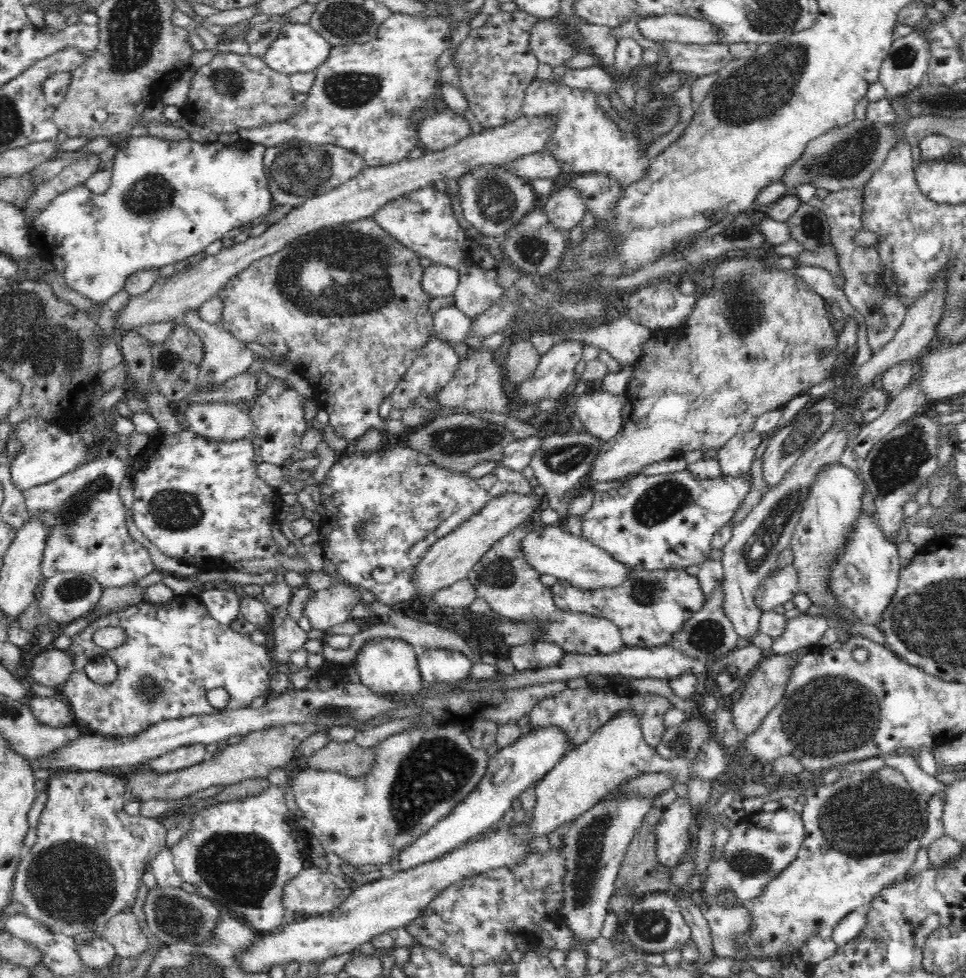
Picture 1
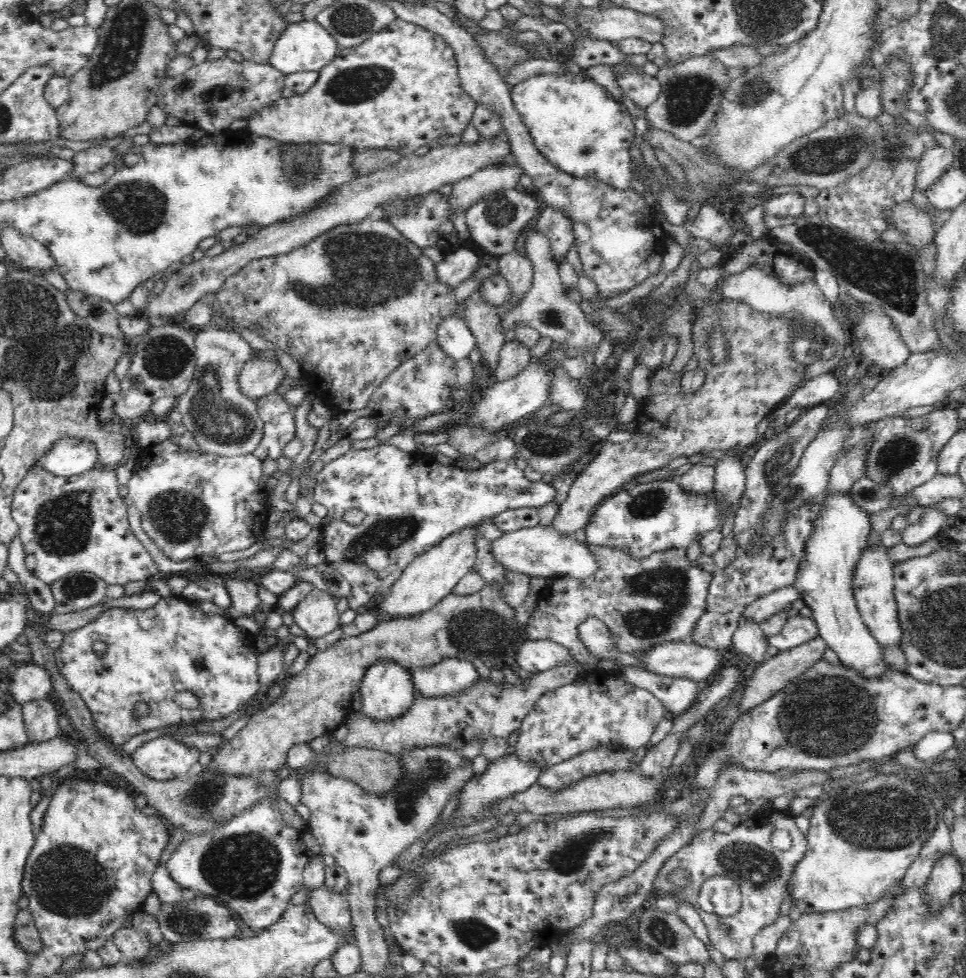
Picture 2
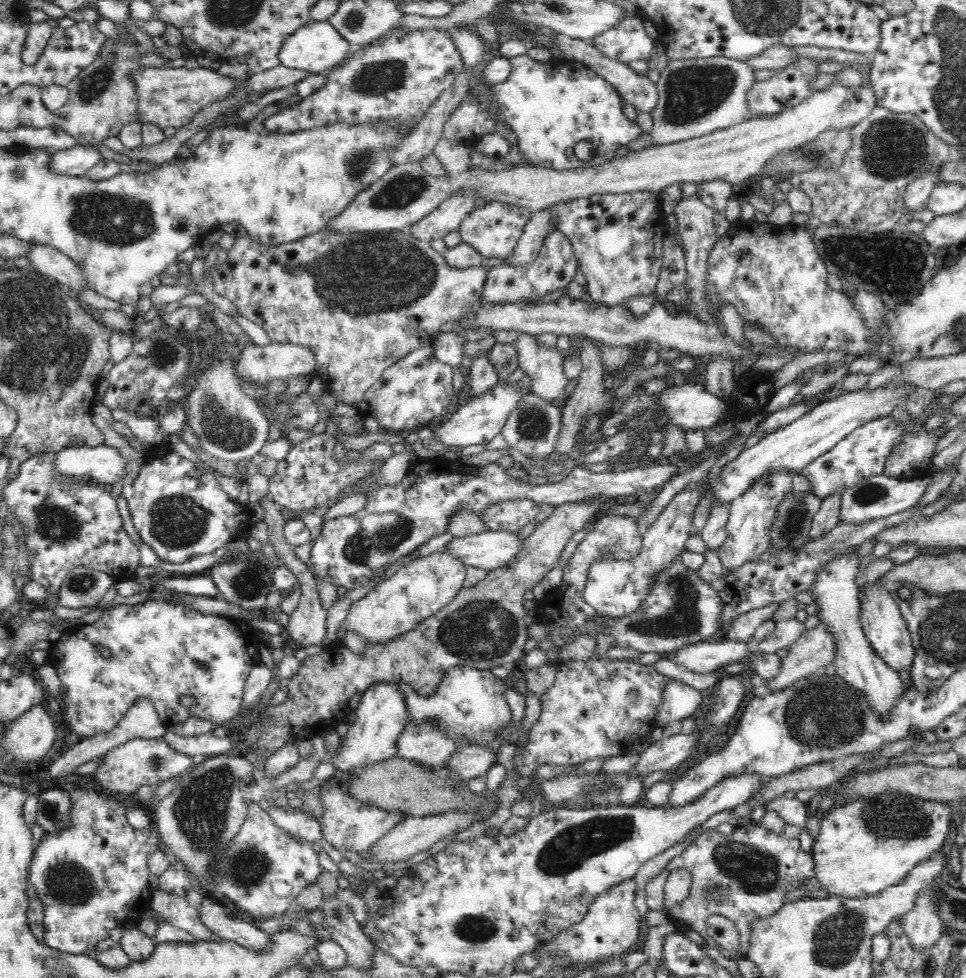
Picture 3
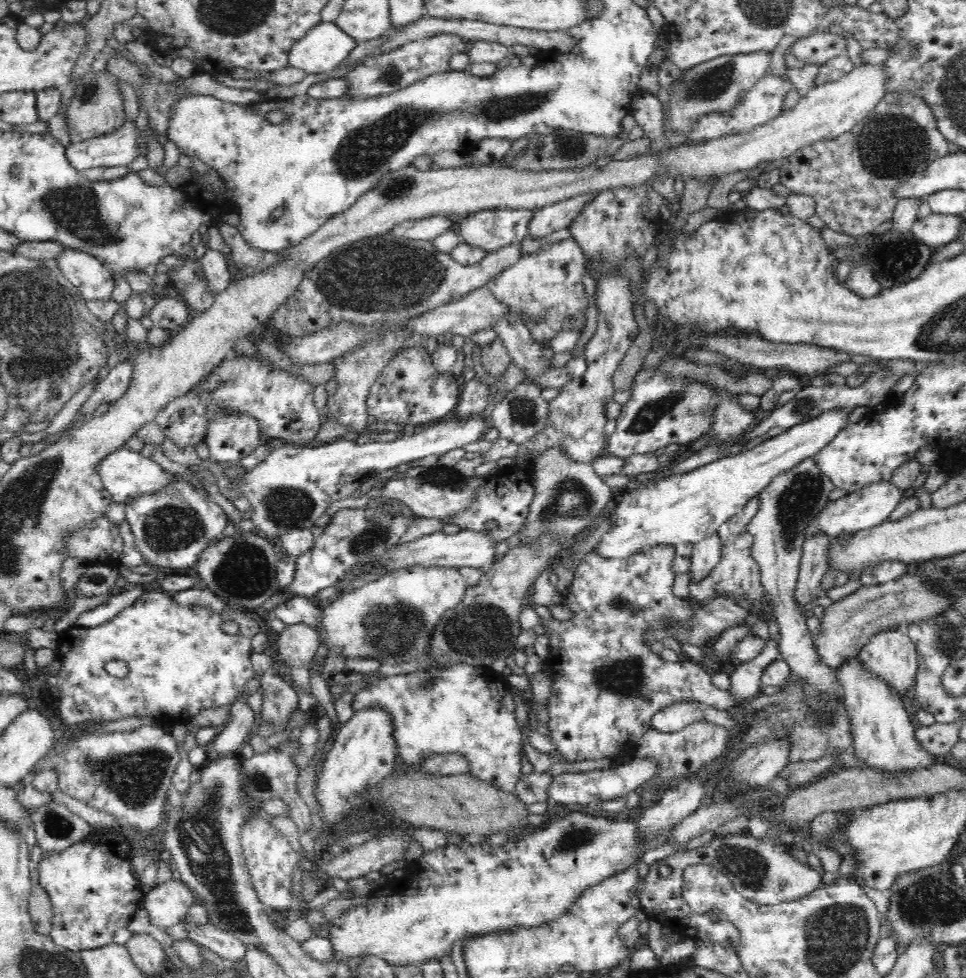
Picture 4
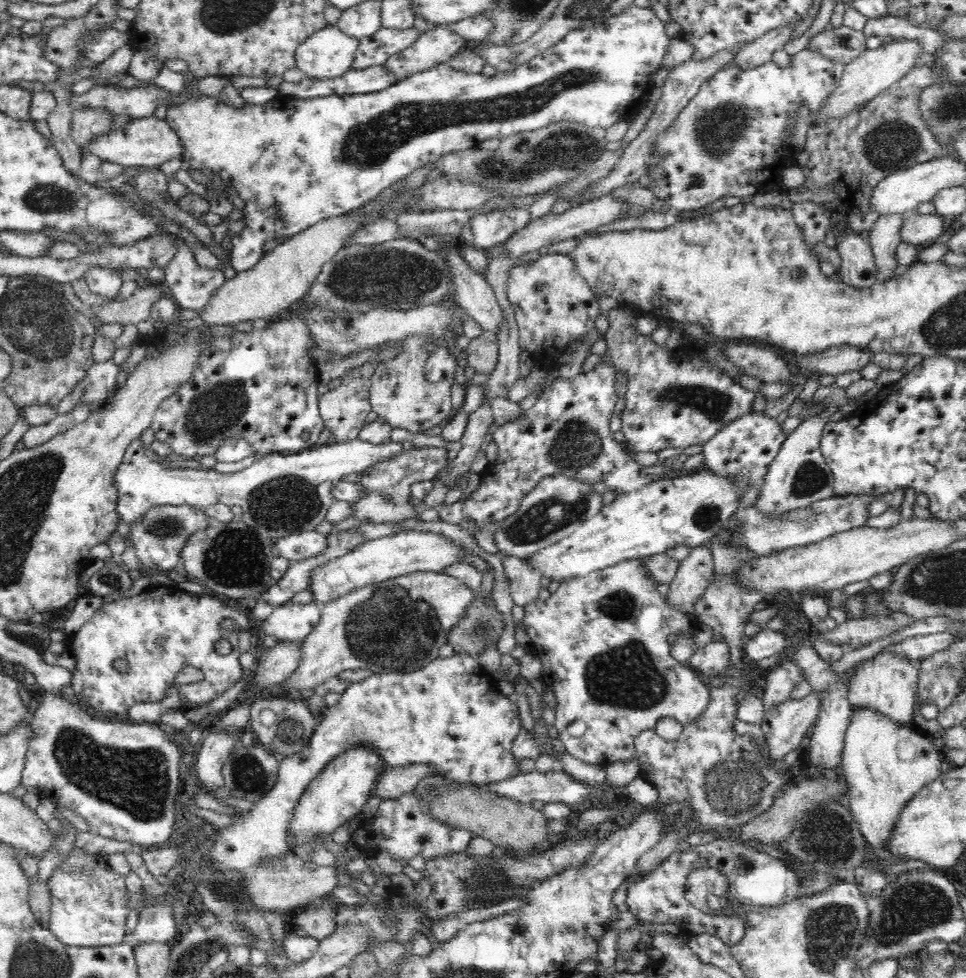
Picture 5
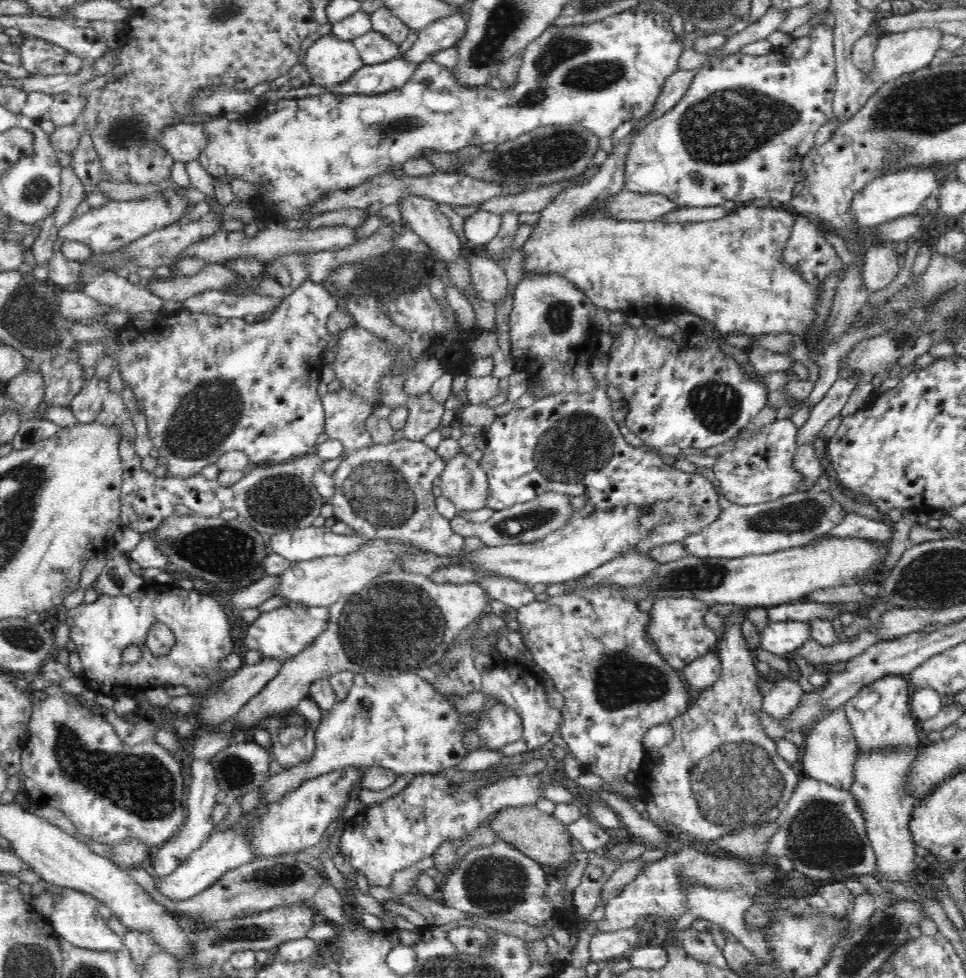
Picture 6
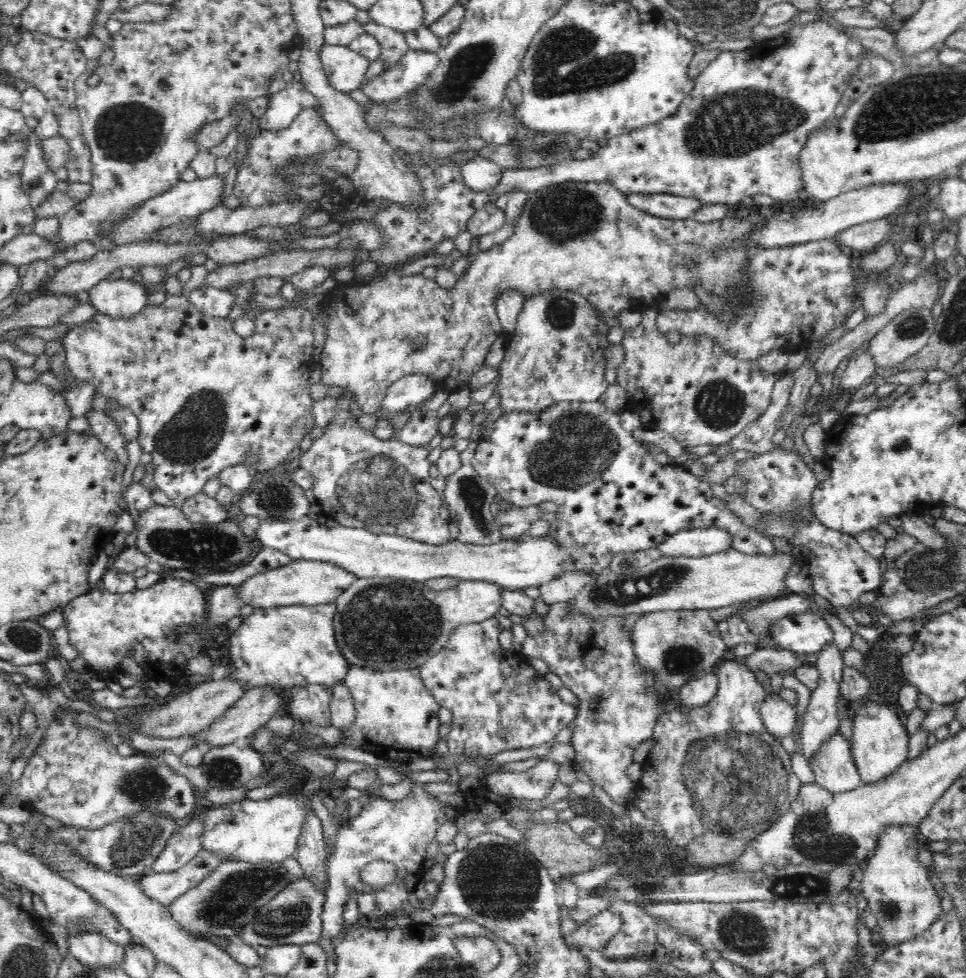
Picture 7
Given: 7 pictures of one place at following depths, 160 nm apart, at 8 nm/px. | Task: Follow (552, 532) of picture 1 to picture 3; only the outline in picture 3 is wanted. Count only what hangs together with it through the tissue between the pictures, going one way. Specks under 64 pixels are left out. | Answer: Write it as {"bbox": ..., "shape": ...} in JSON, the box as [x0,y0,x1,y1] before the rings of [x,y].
{"bbox":[447,530,524,571],"shape":[[[508,530],[488,531],[470,538],[454,538],[447,548],[467,566],[486,571],[508,566],[524,550],[524,540]]]}

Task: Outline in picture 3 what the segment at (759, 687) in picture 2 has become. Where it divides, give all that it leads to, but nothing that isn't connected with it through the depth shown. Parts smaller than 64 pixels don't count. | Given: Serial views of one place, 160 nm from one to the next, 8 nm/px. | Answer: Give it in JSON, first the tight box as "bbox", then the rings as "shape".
{"bbox":[765,623,836,692],"shape":[[[822,623],[813,629],[807,629],[796,642],[793,642],[789,646],[788,654],[780,660],[777,674],[768,681],[765,681],[765,685],[771,692],[783,690],[795,684],[798,680],[814,674],[818,669],[830,664],[830,662],[833,662],[835,650],[836,641],[834,641],[834,637],[826,631],[826,627],[824,627]]]}

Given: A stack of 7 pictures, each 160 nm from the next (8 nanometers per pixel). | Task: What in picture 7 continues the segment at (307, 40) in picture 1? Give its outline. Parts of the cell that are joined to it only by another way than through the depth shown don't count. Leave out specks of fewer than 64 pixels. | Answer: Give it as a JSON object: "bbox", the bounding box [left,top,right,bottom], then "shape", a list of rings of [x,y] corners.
{"bbox":[321,46,371,94],"shape":[[[322,46],[321,60],[330,84],[348,94],[360,89],[366,80],[371,61],[352,51],[349,46]]]}

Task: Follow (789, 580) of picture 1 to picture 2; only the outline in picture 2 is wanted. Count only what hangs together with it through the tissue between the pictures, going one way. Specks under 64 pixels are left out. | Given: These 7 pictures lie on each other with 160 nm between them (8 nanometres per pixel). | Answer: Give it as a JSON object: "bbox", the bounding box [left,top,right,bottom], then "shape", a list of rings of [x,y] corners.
{"bbox":[743,585,800,623],"shape":[[[793,585],[782,586],[782,588],[778,588],[778,590],[774,590],[770,594],[760,596],[752,604],[748,604],[743,613],[750,620],[761,623],[766,618],[783,611],[786,606],[792,604],[794,600],[798,600],[798,598],[800,598],[800,593]]]}

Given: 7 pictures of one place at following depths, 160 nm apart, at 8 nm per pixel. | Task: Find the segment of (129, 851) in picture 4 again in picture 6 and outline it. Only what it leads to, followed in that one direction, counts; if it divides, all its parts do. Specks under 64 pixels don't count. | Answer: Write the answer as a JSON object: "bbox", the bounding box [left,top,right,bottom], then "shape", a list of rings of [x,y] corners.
{"bbox":[48,887,125,951],"shape":[[[67,887],[63,888],[64,890],[55,902],[52,915],[48,919],[58,938],[64,938],[73,946],[96,951],[121,950],[125,946],[122,938],[112,931],[114,921],[103,920],[99,916],[97,909],[102,903],[80,890]]]}

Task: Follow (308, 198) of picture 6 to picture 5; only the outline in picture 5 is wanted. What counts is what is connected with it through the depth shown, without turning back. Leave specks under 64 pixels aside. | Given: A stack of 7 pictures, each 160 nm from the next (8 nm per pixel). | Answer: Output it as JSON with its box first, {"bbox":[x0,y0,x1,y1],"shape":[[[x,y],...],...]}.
{"bbox":[165,4,669,273],"shape":[[[629,4],[622,12],[607,18],[606,22],[586,28],[574,28],[558,44],[550,47],[550,50],[536,56],[531,62],[518,66],[514,71],[497,71],[494,76],[486,76],[482,73],[474,74],[455,70],[450,62],[446,62],[431,70],[418,71],[408,78],[399,80],[384,90],[368,94],[350,94],[344,96],[332,95],[310,99],[300,99],[288,95],[278,94],[266,104],[244,104],[241,107],[232,107],[220,101],[218,96],[205,96],[193,92],[192,87],[184,87],[178,94],[180,100],[167,106],[165,121],[170,125],[170,130],[178,135],[178,141],[182,145],[181,160],[189,162],[191,168],[210,168],[214,174],[219,175],[236,190],[237,195],[244,201],[243,217],[245,226],[238,236],[233,236],[233,250],[229,263],[229,273],[245,271],[253,267],[265,254],[264,245],[272,240],[287,240],[291,236],[314,226],[317,222],[340,216],[350,210],[362,208],[370,201],[378,198],[386,188],[392,184],[410,176],[414,170],[424,167],[425,164],[435,163],[442,156],[459,150],[477,148],[478,144],[489,138],[506,138],[519,132],[546,128],[550,124],[560,121],[572,121],[590,128],[606,129],[612,124],[628,123],[642,109],[648,106],[649,96],[653,91],[654,77],[661,70],[662,59],[666,54],[669,36],[662,20],[649,8],[638,8]]]}

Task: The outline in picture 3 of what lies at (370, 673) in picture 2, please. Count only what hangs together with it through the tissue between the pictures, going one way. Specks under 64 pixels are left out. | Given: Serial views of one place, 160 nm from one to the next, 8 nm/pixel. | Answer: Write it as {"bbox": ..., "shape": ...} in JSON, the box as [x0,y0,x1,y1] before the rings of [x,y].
{"bbox":[333,681,410,780],"shape":[[[381,681],[372,684],[361,694],[359,705],[355,708],[355,721],[341,744],[341,751],[333,760],[333,764],[337,769],[335,780],[338,780],[338,775],[341,775],[341,772],[344,770],[352,770],[352,768],[358,768],[358,766],[366,766],[366,764],[370,764],[370,762],[378,762],[396,756],[396,740],[398,740],[398,736],[400,736],[409,720],[410,716],[406,699],[404,698],[402,691],[400,691],[398,683]]]}

